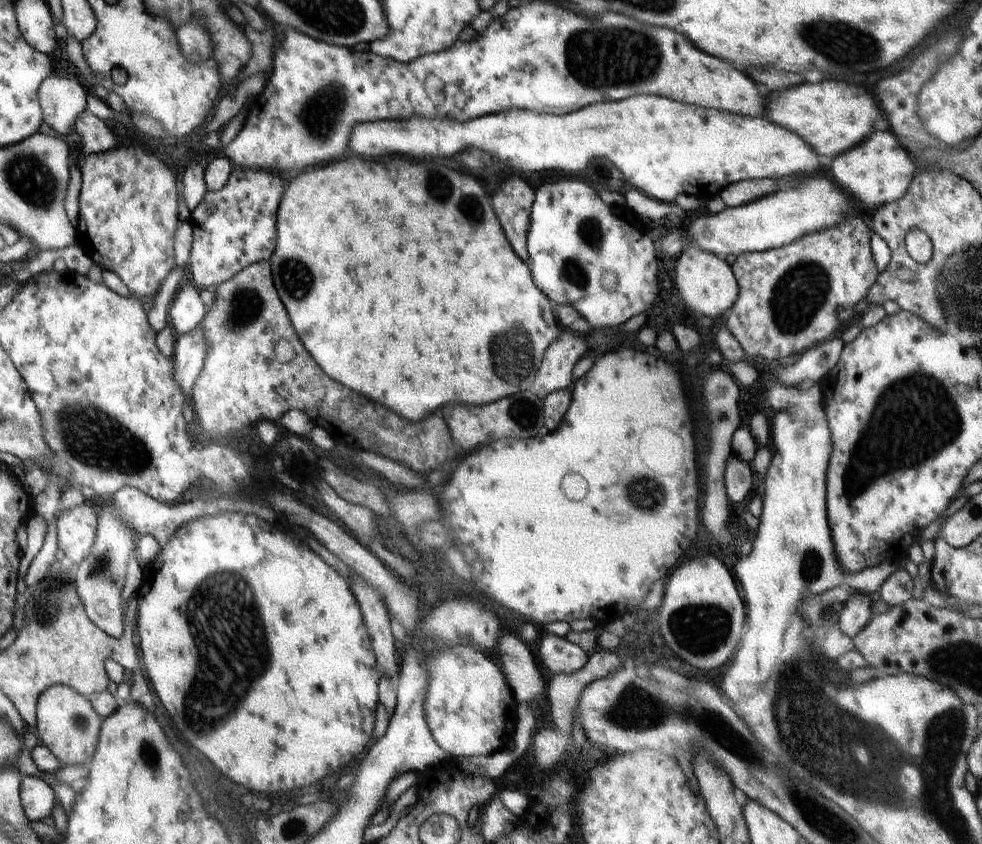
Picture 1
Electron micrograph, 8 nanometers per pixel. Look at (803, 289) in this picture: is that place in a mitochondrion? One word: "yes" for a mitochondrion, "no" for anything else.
yes

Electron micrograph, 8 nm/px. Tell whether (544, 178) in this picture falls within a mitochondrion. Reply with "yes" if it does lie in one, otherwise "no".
no

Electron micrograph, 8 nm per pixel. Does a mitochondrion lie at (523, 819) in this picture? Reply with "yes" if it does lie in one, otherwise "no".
no

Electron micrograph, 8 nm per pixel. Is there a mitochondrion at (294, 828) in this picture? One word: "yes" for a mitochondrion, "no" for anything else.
yes

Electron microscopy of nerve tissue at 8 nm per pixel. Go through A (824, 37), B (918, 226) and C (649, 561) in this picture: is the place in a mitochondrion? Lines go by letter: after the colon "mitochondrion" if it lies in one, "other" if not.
A: mitochondrion
B: other
C: other

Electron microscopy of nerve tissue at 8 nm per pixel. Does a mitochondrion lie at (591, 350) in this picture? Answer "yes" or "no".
no

